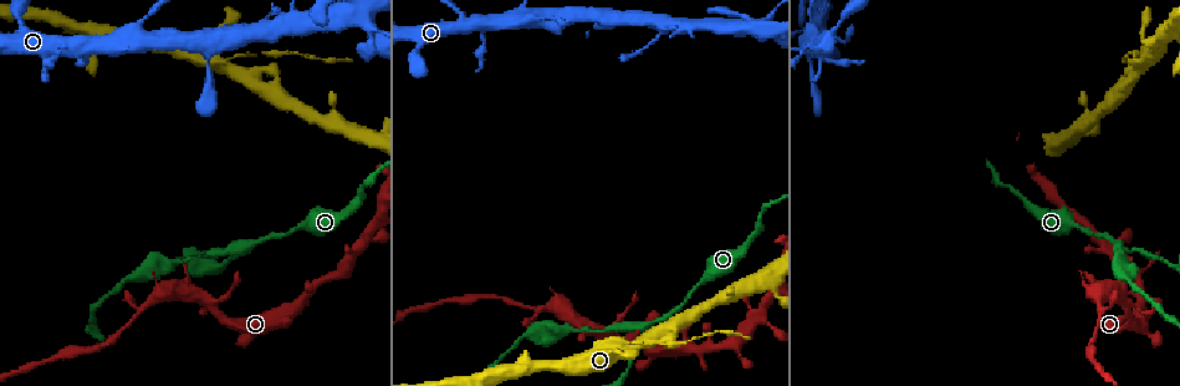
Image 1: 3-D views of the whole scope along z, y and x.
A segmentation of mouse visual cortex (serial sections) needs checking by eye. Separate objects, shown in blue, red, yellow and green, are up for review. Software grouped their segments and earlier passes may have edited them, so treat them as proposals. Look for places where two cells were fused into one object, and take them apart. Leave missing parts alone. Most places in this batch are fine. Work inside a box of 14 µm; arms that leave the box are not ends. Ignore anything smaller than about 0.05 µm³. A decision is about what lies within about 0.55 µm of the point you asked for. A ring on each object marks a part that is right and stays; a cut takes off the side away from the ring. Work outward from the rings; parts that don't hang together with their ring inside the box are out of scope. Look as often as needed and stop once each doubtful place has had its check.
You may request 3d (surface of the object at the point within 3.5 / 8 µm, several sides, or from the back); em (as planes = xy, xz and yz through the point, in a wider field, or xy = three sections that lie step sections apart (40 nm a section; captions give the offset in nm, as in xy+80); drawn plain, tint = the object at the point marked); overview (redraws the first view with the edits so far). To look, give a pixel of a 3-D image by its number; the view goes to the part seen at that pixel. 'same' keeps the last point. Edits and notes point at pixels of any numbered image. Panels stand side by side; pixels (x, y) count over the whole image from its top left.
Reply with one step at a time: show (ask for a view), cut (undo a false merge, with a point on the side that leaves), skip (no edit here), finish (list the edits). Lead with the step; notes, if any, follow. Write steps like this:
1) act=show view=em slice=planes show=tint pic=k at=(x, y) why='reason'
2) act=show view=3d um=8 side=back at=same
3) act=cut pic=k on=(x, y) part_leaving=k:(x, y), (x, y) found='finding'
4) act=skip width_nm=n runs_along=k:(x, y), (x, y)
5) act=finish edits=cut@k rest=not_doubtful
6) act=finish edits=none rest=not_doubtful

act=show view=3d um=8 pic=1 at=(253, 54) why='narrows sharply'

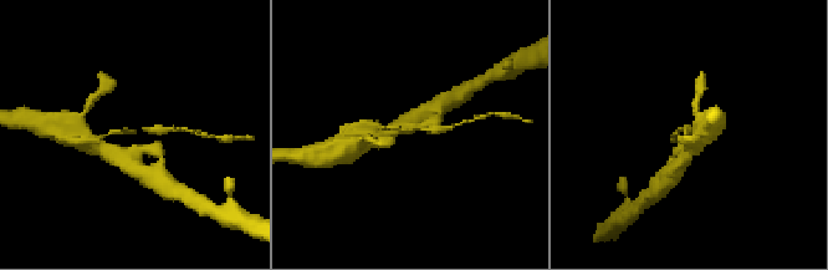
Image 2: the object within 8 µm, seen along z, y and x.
act=show view=em slice=xy step=3 show=tint pic=2 at=(135, 133) why='shape alone is not enough'

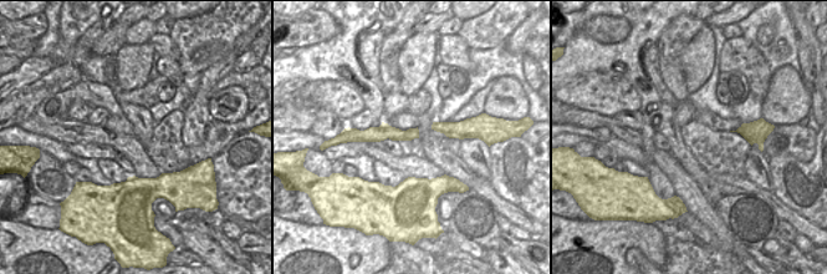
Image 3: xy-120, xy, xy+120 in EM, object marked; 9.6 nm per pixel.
act=skip arm_widths_nm=100,200 runs_along=2:(97, 138), (108, 133), (170, 128) found='all the same cell'

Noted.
act=show view=3d um=3.5 pic=1 at=(245, 249)

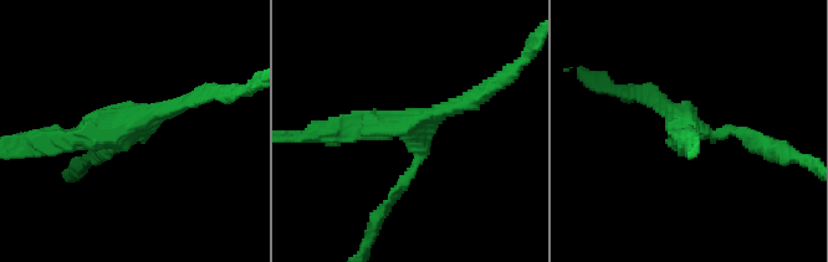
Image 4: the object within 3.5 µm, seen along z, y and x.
act=show view=em slice=planes show=tint pic=4 at=(414, 121) why='now the EM'

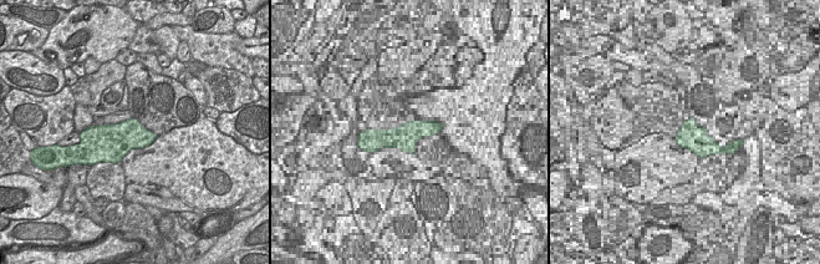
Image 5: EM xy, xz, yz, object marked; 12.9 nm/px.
act=show view=em slice=xy step=1 show=tint at=same why='cut it another way'

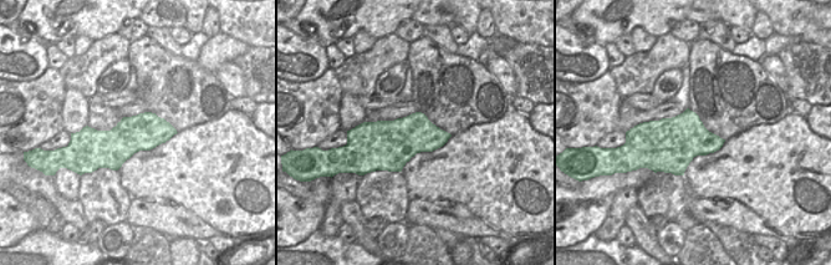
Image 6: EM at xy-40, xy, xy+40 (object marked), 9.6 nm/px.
act=skip arm_widths_nm=150,200,250 runs_along=4:(204, 97), (127, 127), (55, 138) found='one cell here'

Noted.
act=show view=3d um=3.5 pic=1 at=(1101, 310) why='thick turns thin'

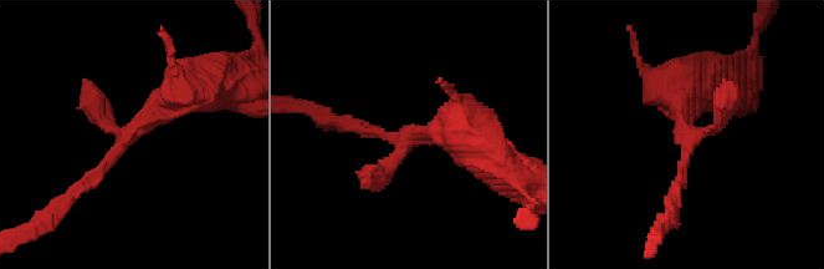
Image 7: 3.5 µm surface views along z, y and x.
act=show view=em slice=xy step=5 show=tint pic=7 at=(122, 148)

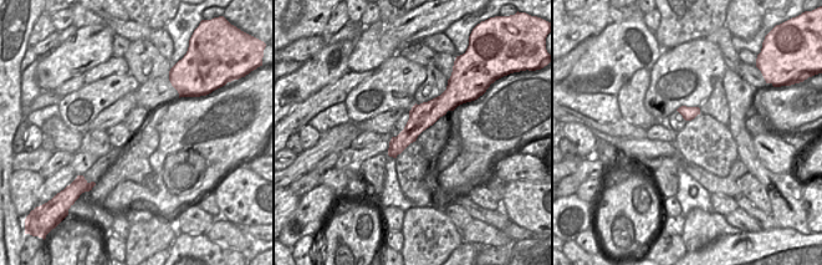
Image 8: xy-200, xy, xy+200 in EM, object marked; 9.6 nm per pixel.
act=skip runs_along=7:(183, 85), (61, 204) found='continuous, no second cell'

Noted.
act=finish edits=none rest=not_doubtful

